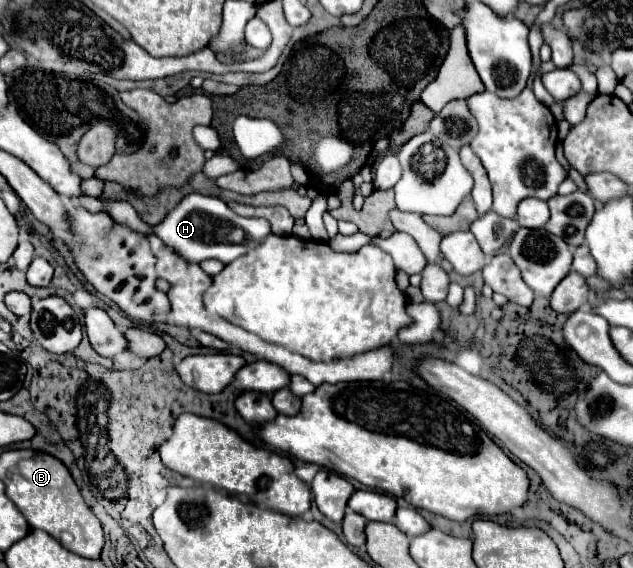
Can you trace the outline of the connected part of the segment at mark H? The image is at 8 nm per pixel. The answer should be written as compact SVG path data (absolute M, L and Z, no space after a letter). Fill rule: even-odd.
M187 194L153 230L177 254L197 264L207 258L217 258L223 264L229 264L257 248L257 244L271 234L269 222L265 218L235 216L223 200L203 194Z

